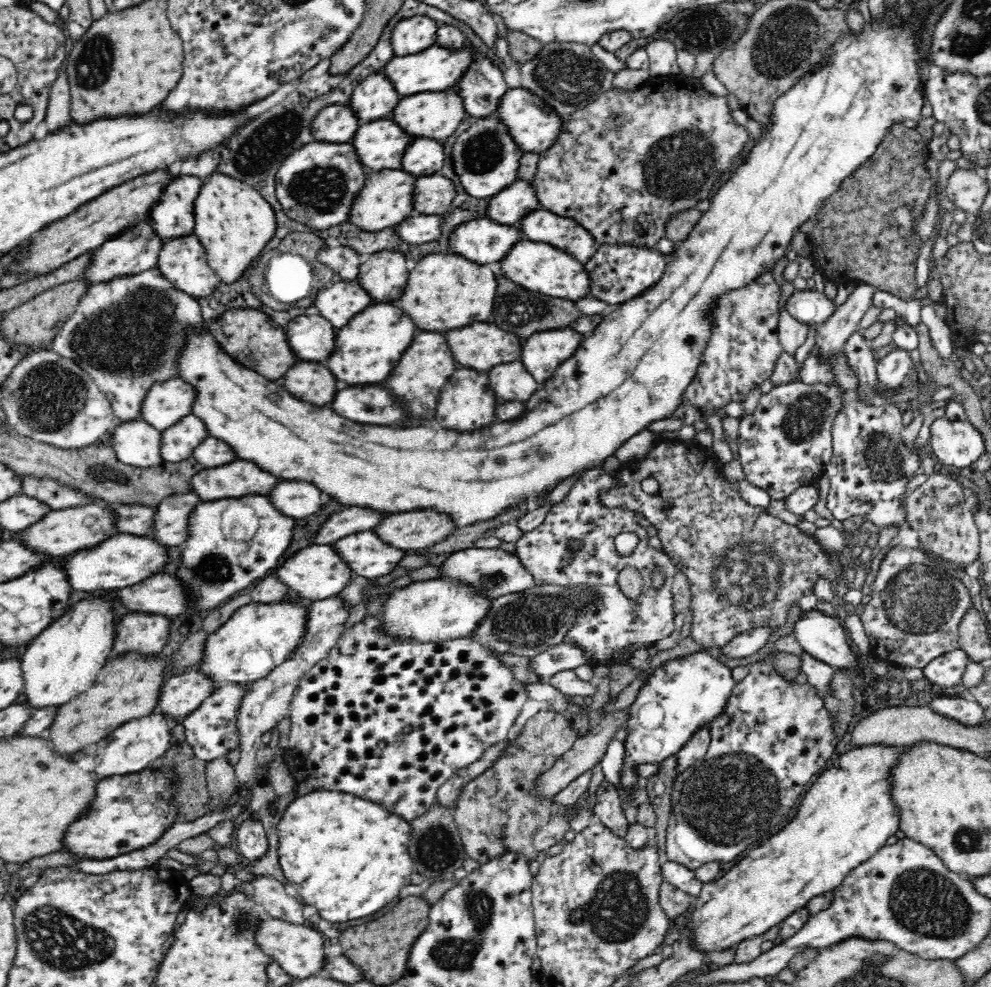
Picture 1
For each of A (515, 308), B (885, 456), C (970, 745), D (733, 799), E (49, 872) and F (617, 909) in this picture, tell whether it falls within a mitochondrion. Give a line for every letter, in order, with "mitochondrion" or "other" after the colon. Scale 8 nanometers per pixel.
A: mitochondrion
B: mitochondrion
C: other
D: mitochondrion
E: other
F: mitochondrion

